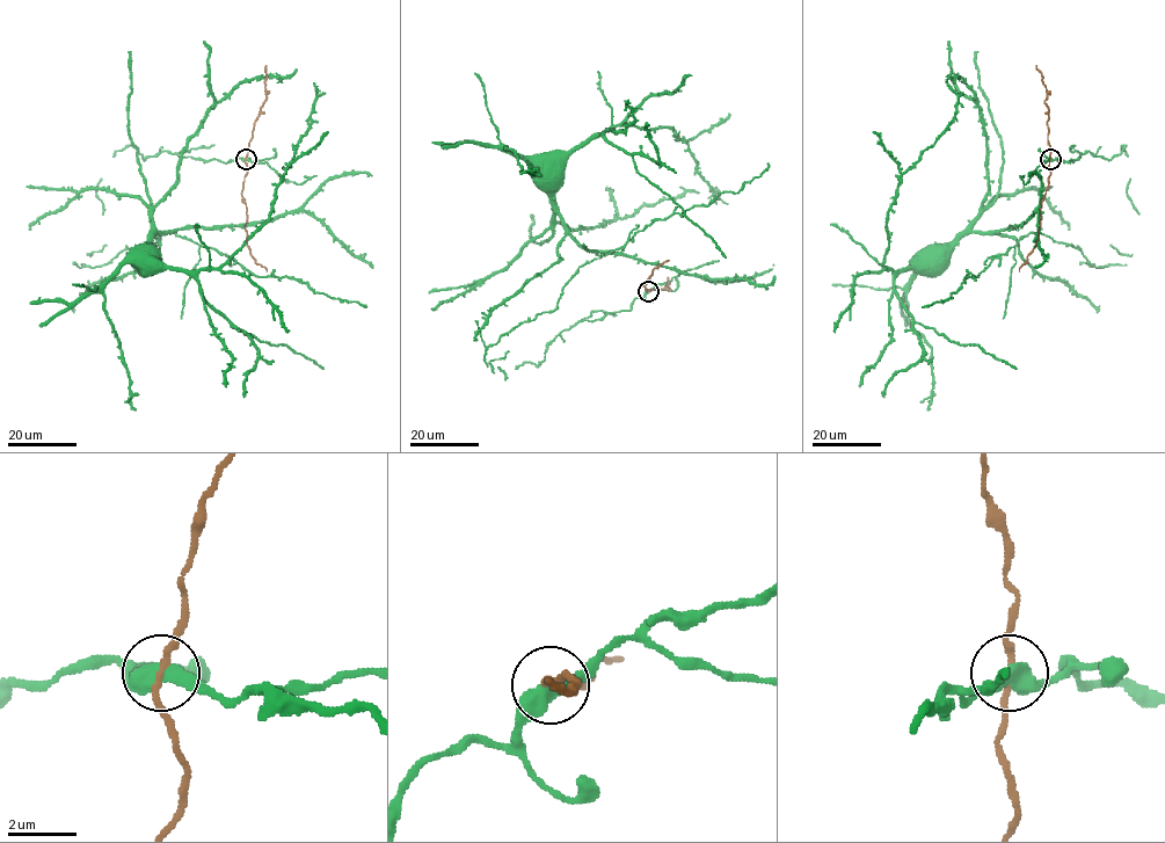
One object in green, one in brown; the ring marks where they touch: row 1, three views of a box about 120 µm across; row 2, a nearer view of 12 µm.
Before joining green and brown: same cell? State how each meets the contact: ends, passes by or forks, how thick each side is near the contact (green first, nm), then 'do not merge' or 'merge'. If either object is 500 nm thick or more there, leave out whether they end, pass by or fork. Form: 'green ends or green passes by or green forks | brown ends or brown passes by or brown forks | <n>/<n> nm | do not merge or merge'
green passes by | brown passes by | 440/170 nm | do not merge

